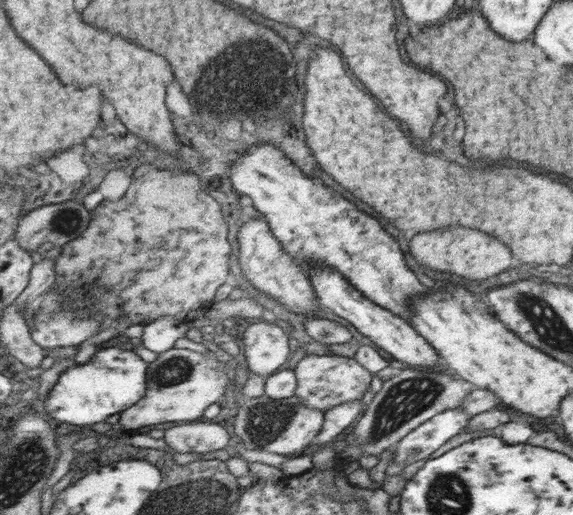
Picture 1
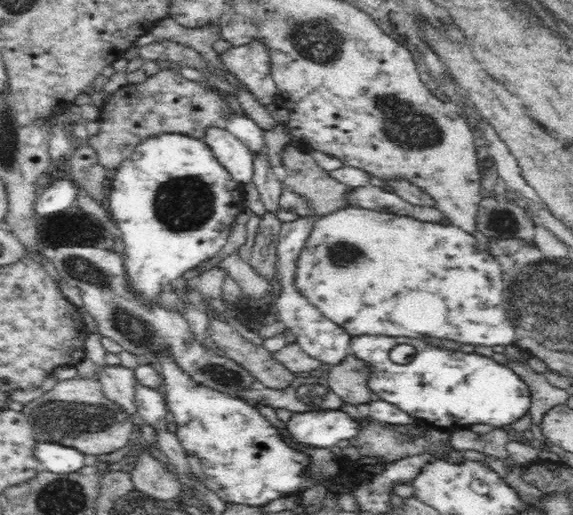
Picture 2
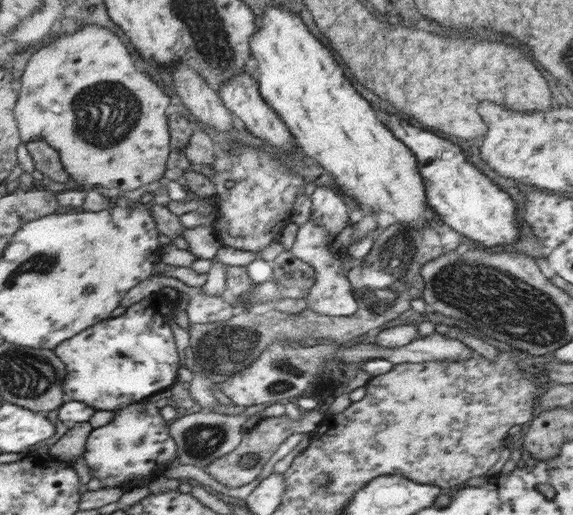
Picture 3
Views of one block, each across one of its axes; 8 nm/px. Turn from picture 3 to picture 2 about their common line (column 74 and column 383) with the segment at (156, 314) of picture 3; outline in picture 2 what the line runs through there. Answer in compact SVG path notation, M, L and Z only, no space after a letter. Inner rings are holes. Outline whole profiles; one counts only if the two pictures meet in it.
M354 338L350 350L376 368L370 388L378 394L380 400L400 406L428 426L442 430L468 428L474 424L504 428L512 426L530 412L530 392L526 384L510 366L496 364L490 358L438 350L424 344L422 340L408 338ZM400 342L412 344L416 350L414 360L404 366L394 364L388 358L390 350Z

